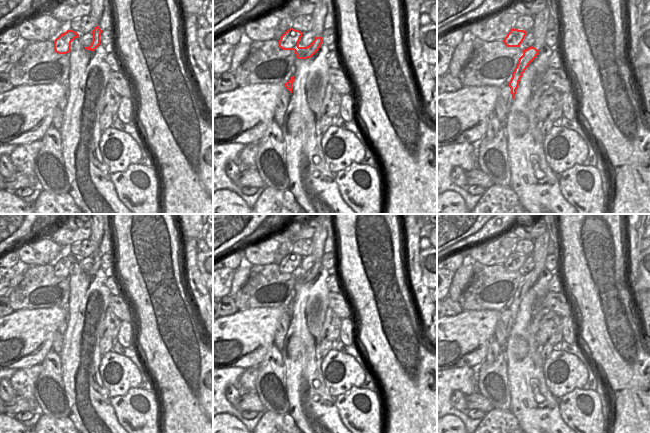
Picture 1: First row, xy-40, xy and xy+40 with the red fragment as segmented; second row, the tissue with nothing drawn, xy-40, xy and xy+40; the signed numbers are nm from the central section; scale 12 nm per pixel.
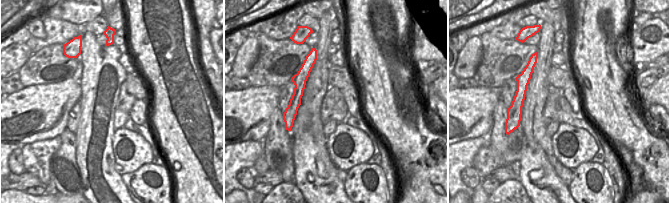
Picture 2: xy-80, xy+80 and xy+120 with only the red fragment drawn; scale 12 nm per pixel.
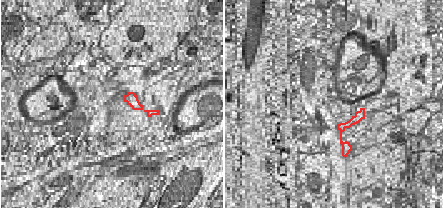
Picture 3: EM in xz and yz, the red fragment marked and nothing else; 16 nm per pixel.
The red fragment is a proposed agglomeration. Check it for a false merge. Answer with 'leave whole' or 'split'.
split

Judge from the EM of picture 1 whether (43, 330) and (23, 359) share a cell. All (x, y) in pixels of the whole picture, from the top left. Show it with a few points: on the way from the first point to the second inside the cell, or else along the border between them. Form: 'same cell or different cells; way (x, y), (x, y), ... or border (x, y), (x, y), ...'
same cell; way (35, 338), (32, 341), (31, 355)

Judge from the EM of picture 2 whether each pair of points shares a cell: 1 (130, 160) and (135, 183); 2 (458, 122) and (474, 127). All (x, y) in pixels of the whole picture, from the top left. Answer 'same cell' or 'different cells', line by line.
1: different cells
2: same cell

